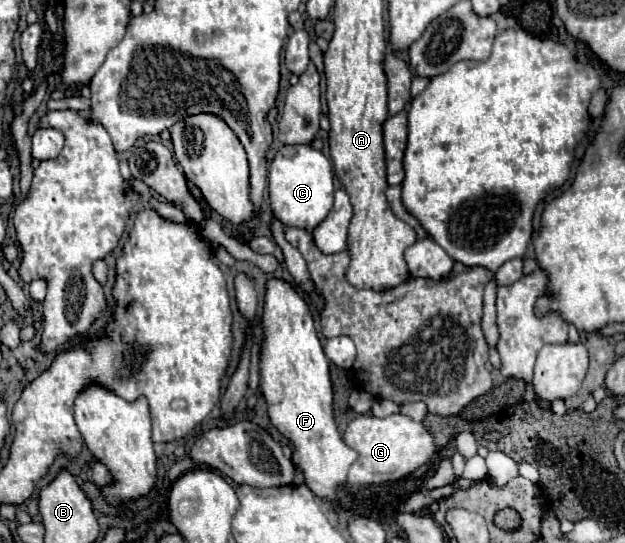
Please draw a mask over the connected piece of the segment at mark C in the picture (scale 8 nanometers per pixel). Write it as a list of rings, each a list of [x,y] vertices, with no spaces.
[[[308,144],[282,146],[270,166],[268,198],[274,216],[284,226],[304,228],[312,232],[328,216],[334,204],[334,172],[330,160]]]

